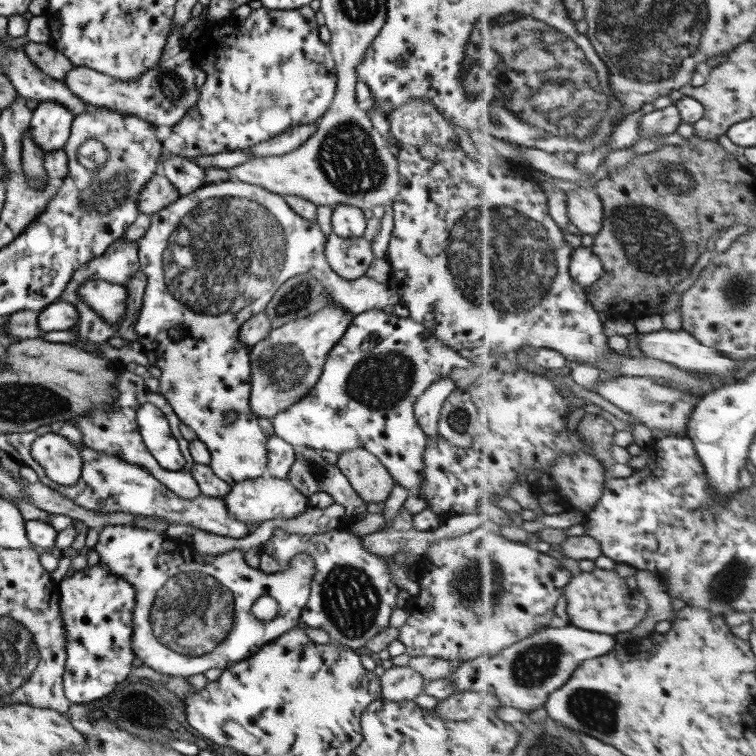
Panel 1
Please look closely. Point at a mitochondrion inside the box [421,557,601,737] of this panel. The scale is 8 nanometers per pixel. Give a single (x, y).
(532, 666)

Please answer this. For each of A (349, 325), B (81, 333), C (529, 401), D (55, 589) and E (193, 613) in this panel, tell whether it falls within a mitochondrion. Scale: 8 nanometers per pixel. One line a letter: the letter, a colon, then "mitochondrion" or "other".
A: other
B: other
C: other
D: other
E: mitochondrion

